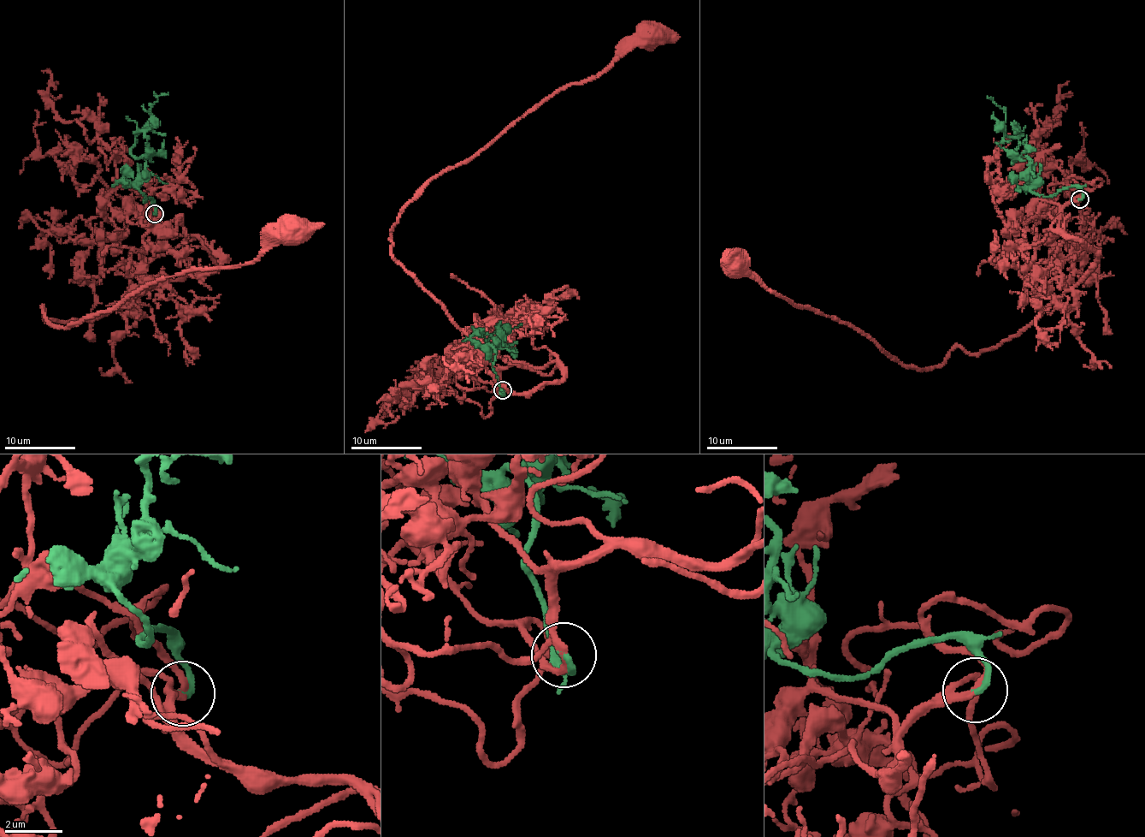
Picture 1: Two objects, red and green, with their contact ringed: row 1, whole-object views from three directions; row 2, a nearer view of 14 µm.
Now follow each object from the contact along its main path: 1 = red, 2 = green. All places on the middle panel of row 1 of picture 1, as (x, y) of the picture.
1: (503, 390), (510, 365), (562, 368), (554, 382), (510, 393), (393, 257), (392, 228), (430, 181), (652, 37)
2: (503, 390), (492, 366), (496, 350), (489, 345), (489, 350), (497, 350), (499, 324), (504, 338), (522, 323)

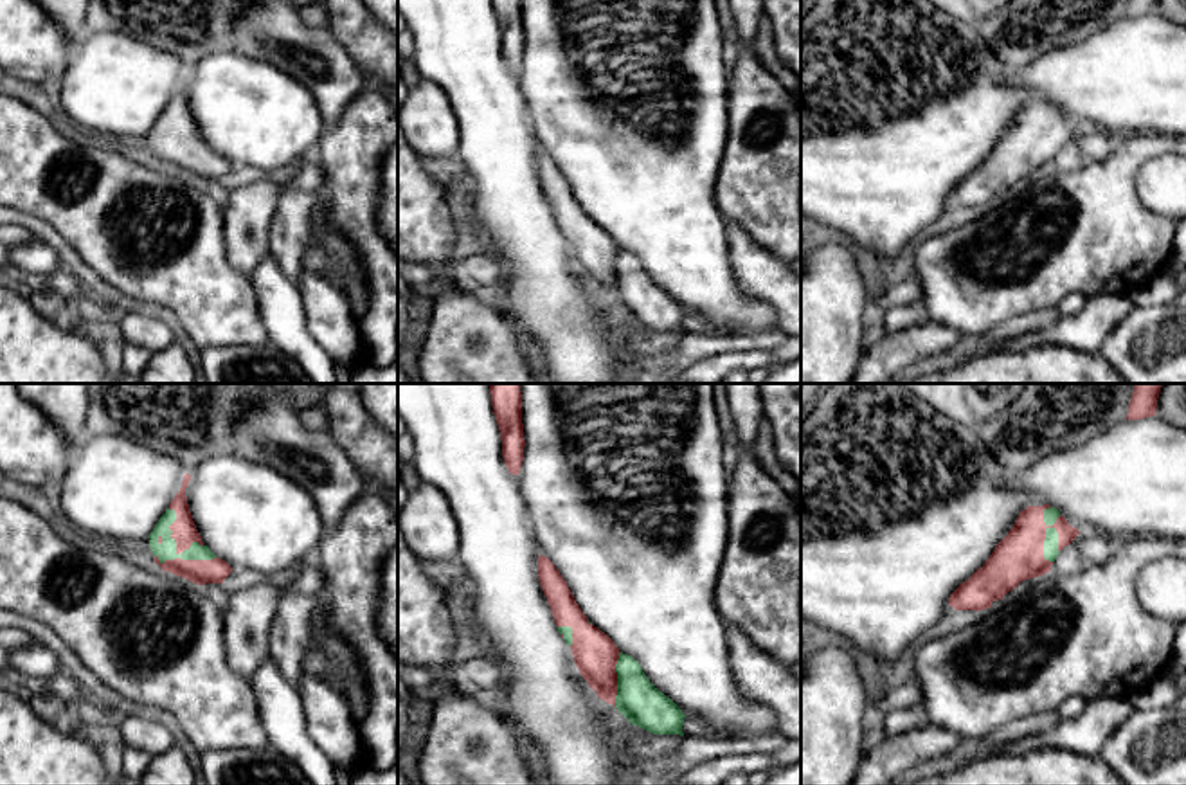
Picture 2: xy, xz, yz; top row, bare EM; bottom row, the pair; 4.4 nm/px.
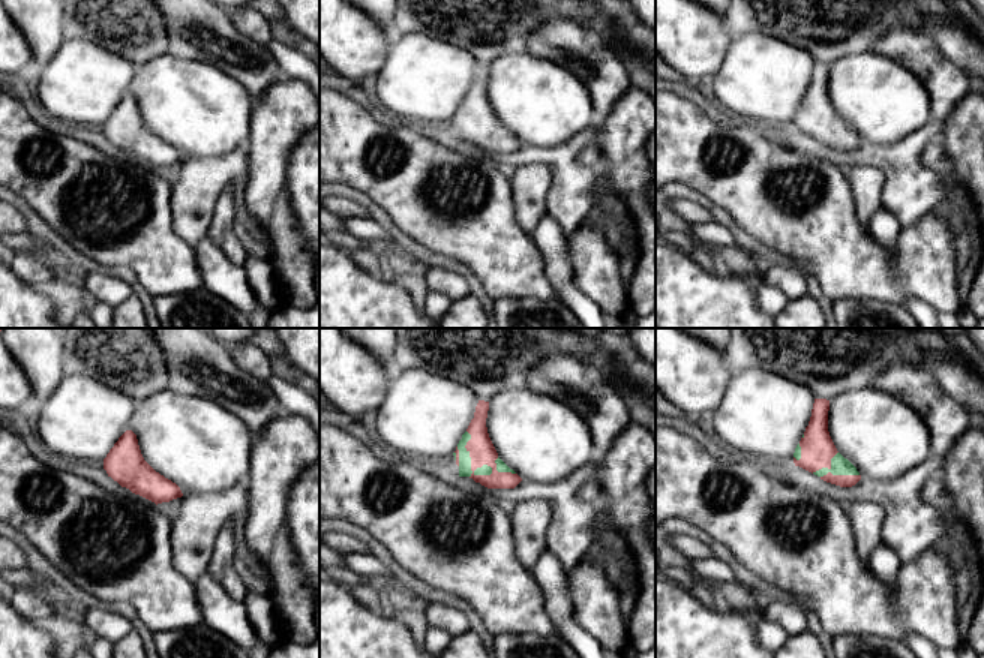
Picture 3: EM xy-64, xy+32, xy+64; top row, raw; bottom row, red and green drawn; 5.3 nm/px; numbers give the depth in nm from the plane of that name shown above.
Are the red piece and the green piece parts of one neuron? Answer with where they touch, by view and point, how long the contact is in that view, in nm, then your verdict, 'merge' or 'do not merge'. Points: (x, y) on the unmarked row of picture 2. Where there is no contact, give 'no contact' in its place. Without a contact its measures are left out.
xy (177, 146) | 320 nm | merge

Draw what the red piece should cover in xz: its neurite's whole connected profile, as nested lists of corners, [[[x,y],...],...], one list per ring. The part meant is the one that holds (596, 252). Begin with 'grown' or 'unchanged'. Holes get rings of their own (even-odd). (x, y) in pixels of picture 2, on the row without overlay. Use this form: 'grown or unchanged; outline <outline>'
grown; outline [[[542,151],[538,153],[538,176],[558,229],[597,293],[612,301],[632,322],[653,331],[684,333],[682,306],[650,279],[632,252],[623,250],[587,216],[560,167]]]

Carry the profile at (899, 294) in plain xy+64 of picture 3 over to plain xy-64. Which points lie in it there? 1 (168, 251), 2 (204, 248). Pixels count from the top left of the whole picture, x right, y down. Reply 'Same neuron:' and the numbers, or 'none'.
Same neuron: 1

